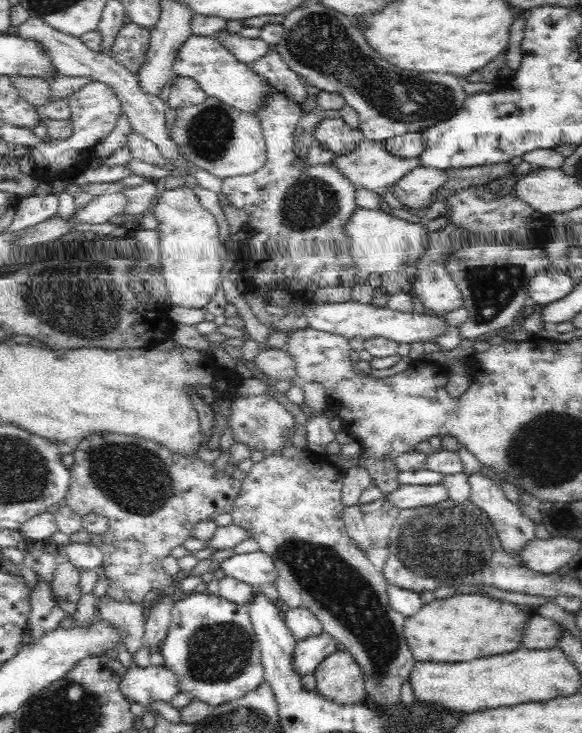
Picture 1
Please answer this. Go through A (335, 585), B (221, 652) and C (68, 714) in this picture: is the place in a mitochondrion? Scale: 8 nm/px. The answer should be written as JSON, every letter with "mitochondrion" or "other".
{"A":"mitochondrion","B":"mitochondrion","C":"mitochondrion"}

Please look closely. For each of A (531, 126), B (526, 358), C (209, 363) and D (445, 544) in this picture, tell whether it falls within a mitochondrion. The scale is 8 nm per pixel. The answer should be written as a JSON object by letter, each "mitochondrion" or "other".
{"A":"other","B":"other","C":"other","D":"mitochondrion"}

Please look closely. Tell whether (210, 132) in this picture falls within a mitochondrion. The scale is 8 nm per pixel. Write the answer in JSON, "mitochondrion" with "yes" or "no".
{"mitochondrion":"yes"}

